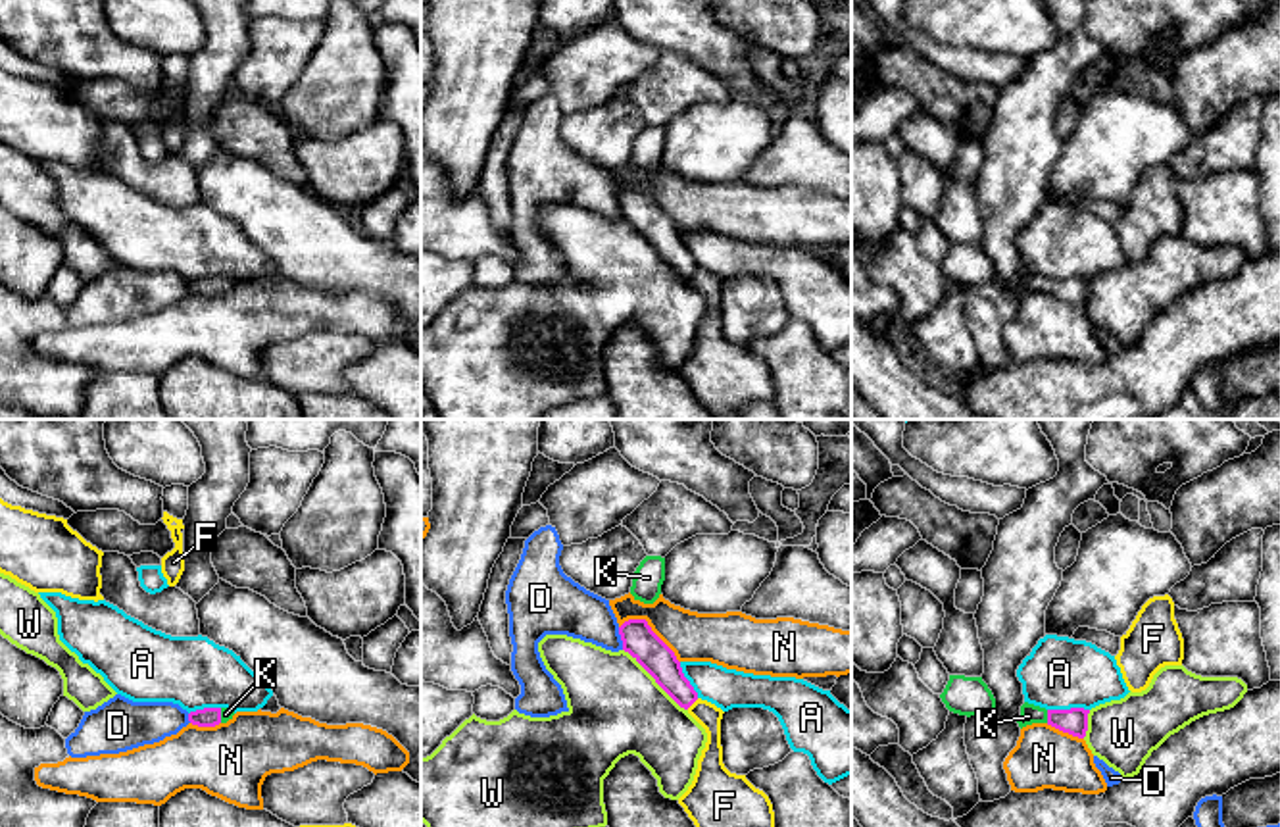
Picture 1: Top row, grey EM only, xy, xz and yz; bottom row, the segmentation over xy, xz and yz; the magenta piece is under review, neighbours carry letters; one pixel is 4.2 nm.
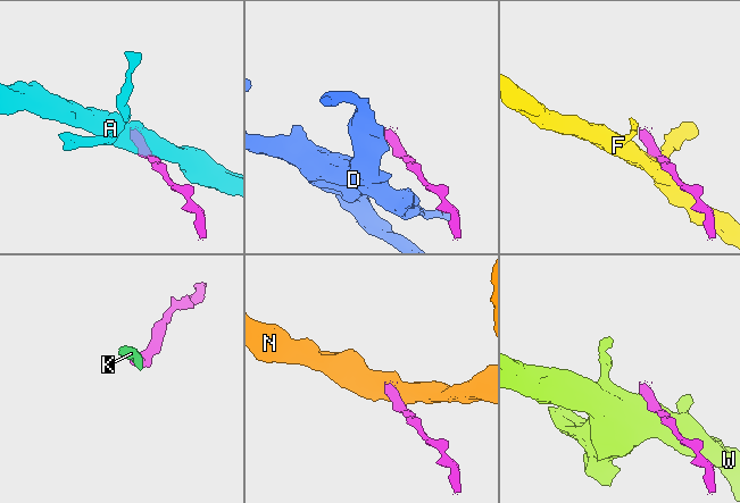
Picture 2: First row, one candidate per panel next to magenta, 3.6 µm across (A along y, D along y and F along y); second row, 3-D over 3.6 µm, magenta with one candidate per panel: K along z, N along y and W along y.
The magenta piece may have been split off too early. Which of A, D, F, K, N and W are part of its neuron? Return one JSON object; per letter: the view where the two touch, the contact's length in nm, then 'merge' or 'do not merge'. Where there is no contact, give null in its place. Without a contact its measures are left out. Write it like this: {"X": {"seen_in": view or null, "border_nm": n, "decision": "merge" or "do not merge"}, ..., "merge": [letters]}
{"A": {"seen_in": "yz", "border_nm": 180, "decision": "do not merge"}, "D": {"seen_in": "xz", "border_nm": 100, "decision": "do not merge"}, "F": {"seen_in": "xz", "border_nm": 70, "decision": "do not merge"}, "K": {"seen_in": "yz", "border_nm": 60, "decision": "merge"}, "N": {"seen_in": "xz", "border_nm": 300, "decision": "do not merge"}, "W": {"seen_in": "xz", "border_nm": 380, "decision": "do not merge"}, "merge": ["K"]}

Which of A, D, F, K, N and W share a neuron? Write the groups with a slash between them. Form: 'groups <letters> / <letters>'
groups A / D / F / K / N / W

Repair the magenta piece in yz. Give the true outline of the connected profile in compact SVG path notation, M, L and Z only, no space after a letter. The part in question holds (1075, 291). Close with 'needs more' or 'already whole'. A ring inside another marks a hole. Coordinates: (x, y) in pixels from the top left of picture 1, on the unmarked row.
M1024 271L1017 292L1021 298L1032 292L1047 292L1063 302L1084 308L1088 300L1088 283L1090 279L1084 277L1046 279Z | needs more

